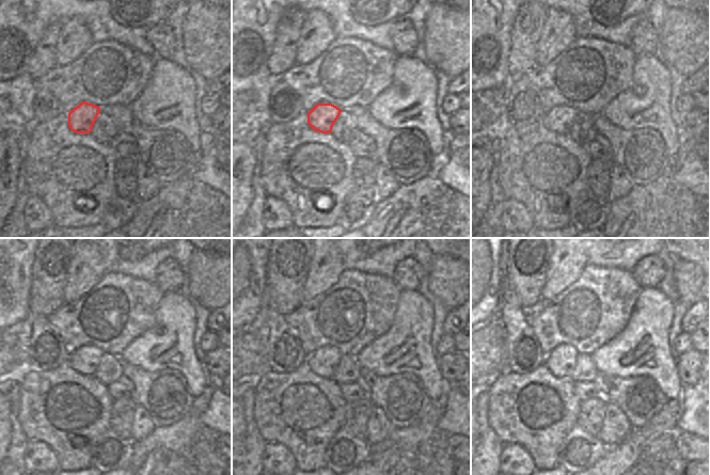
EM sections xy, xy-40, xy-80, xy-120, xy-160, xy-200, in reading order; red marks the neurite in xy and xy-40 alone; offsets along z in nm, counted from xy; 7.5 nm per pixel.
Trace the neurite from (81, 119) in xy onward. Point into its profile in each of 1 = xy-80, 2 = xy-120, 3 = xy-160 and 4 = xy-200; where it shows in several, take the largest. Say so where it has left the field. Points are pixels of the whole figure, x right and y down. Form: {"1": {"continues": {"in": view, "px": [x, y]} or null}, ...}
{"1": {"continues": {"in": "xy-80", "px": [559, 119]}}, "2": {"continues": {"in": "xy-120", "px": [84, 360]}}, "3": {"continues": {"in": "xy-160", "px": [324, 362]}}, "4": {"continues": {"in": "xy-200", "px": [562, 361]}}}

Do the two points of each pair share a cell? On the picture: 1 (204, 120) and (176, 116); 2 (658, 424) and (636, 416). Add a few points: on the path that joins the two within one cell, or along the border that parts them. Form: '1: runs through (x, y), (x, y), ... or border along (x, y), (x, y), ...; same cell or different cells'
1: border along (193, 106), (196, 112), (198, 125), (203, 132); different cells
2: border along (666, 404), (641, 427), (634, 428); different cells

